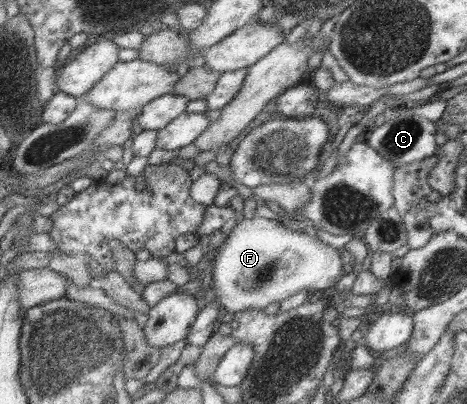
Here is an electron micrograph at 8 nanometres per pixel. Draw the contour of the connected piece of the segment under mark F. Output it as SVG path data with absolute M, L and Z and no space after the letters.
M253 217L250 220L236 222L227 234L225 241L210 254L208 260L214 264L212 268L213 294L219 300L223 312L239 312L243 310L263 310L267 305L281 302L287 297L301 291L323 291L333 287L342 276L341 261L337 248L320 242L315 236L304 232L293 232L281 226L275 220Z

